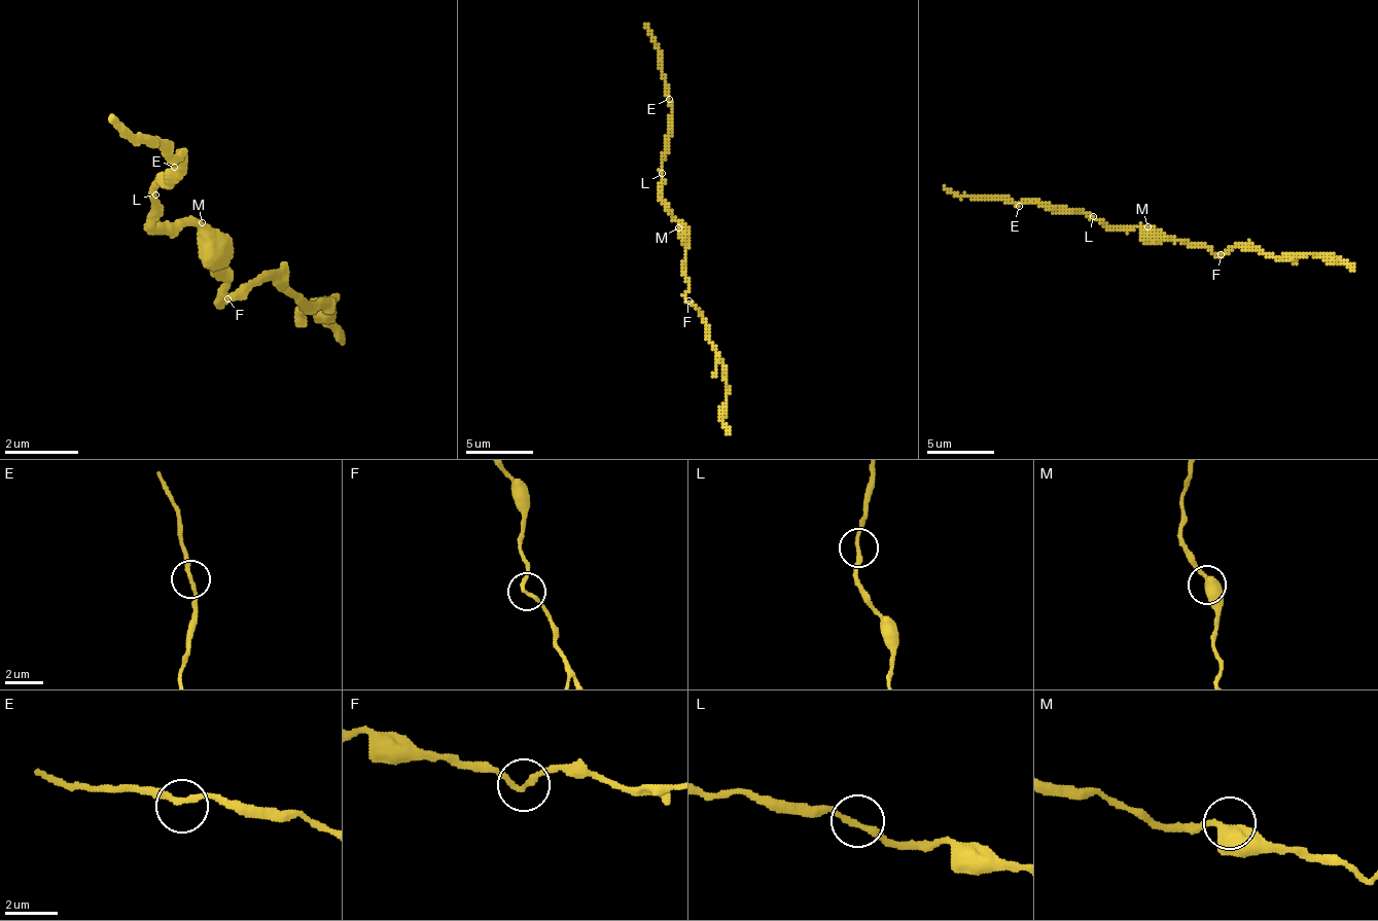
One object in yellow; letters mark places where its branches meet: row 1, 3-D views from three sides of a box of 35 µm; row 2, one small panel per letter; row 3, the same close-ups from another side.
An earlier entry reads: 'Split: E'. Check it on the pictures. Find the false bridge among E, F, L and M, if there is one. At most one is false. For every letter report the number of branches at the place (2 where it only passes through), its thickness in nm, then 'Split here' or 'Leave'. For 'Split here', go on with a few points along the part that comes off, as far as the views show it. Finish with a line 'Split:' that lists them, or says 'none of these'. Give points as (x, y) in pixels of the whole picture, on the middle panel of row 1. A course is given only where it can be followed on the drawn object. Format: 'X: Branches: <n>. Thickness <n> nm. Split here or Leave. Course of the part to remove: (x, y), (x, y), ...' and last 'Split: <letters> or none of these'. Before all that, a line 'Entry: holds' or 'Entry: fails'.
Entry: fails
E: Branches: 2. Thickness 200 nm. Leave
F: Branches: 2. Thickness 200 nm. Leave
L: Branches: 2. Thickness 200 nm. Leave
M: Branches: 2. Thickness 460 nm. Leave
Split: none of these

